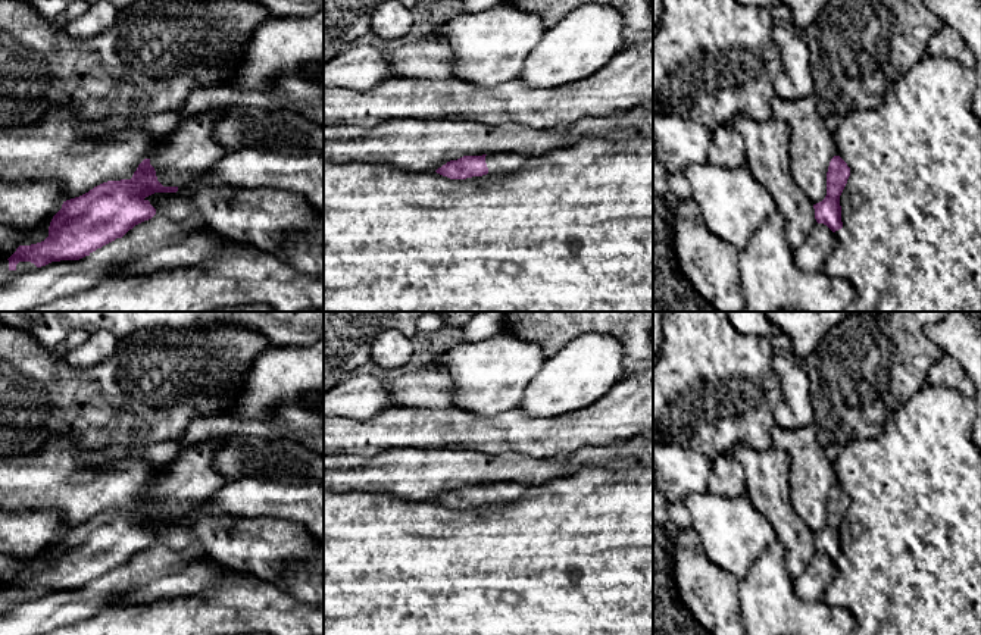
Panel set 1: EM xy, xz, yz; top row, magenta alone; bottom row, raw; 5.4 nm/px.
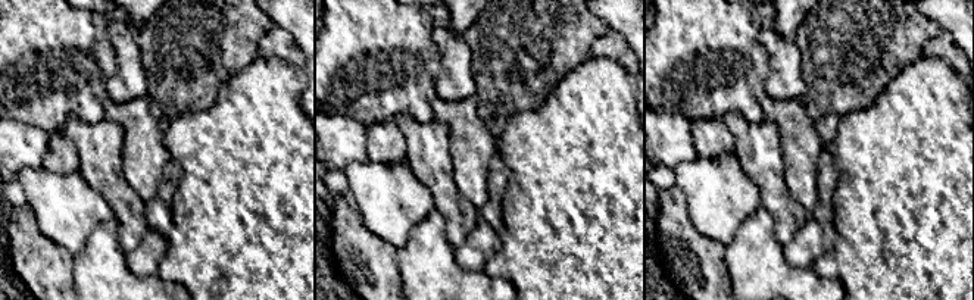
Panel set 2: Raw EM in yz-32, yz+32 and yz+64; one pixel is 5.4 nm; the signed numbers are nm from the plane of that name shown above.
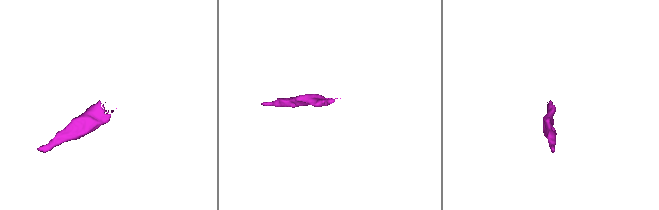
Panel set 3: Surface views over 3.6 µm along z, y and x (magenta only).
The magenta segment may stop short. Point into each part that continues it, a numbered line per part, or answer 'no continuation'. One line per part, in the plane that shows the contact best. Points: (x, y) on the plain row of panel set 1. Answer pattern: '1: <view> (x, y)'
1: xy (190, 478)
2: xy (6, 604)

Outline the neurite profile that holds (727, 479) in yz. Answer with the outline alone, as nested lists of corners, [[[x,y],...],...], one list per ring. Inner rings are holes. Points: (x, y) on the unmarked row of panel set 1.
[[[731,451],[710,457],[710,491],[721,497],[738,497],[746,494],[746,479],[741,464]]]

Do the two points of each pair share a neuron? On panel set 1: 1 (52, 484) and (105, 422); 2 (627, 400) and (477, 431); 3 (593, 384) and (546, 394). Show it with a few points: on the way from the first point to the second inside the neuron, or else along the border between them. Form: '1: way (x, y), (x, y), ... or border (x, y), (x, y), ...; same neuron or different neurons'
1: border (49, 438), (71, 435), (87, 449); different neurons
2: way (590, 427), (569, 432), (514, 432); same neuron
3: way (581, 384), (562, 384), (558, 387); same neuron

